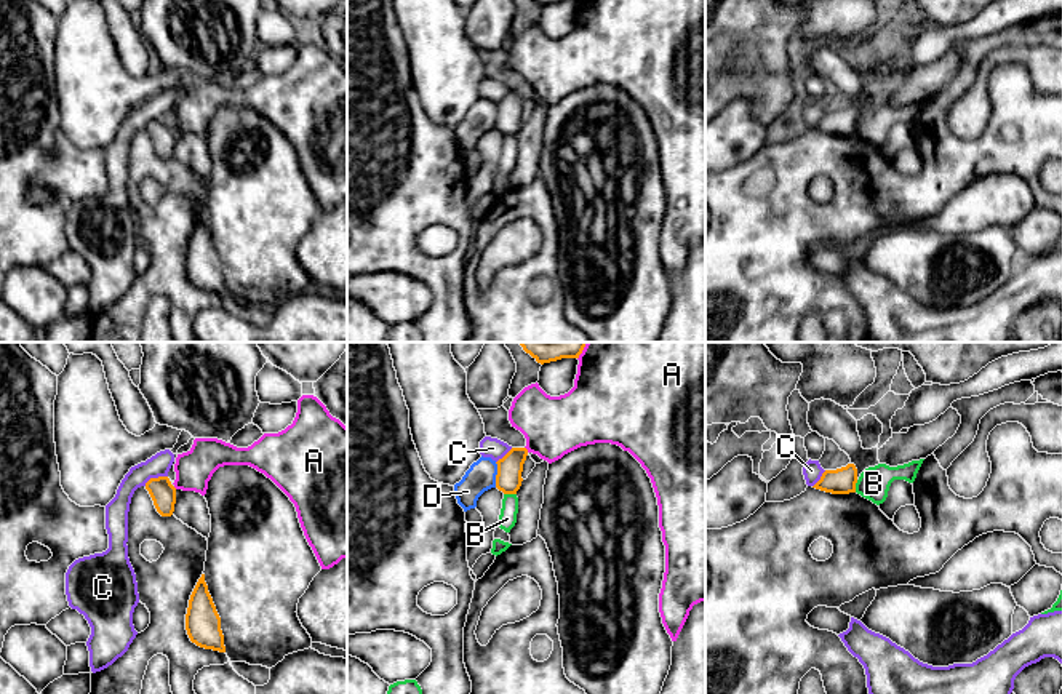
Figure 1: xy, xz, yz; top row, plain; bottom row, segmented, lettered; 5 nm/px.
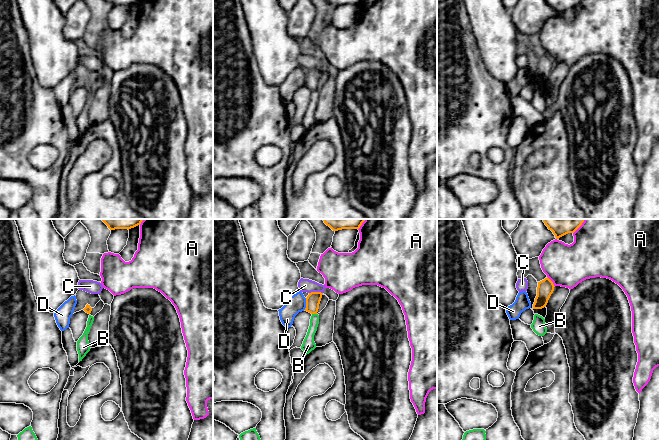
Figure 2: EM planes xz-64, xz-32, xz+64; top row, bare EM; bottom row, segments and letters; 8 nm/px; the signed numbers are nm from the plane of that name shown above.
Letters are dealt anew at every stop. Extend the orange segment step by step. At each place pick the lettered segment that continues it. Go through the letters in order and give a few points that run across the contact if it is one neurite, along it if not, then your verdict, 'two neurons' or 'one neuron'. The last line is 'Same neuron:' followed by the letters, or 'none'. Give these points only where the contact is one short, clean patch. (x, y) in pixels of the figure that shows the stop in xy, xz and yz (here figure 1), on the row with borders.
A: two neurons
B: line xz (504, 493), (515, 494); two neurons
C: line xy (167, 475), (151, 478), (144, 485); two neurons
D: line xz (495, 462), (496, 486); two neurons
Same neuron: none

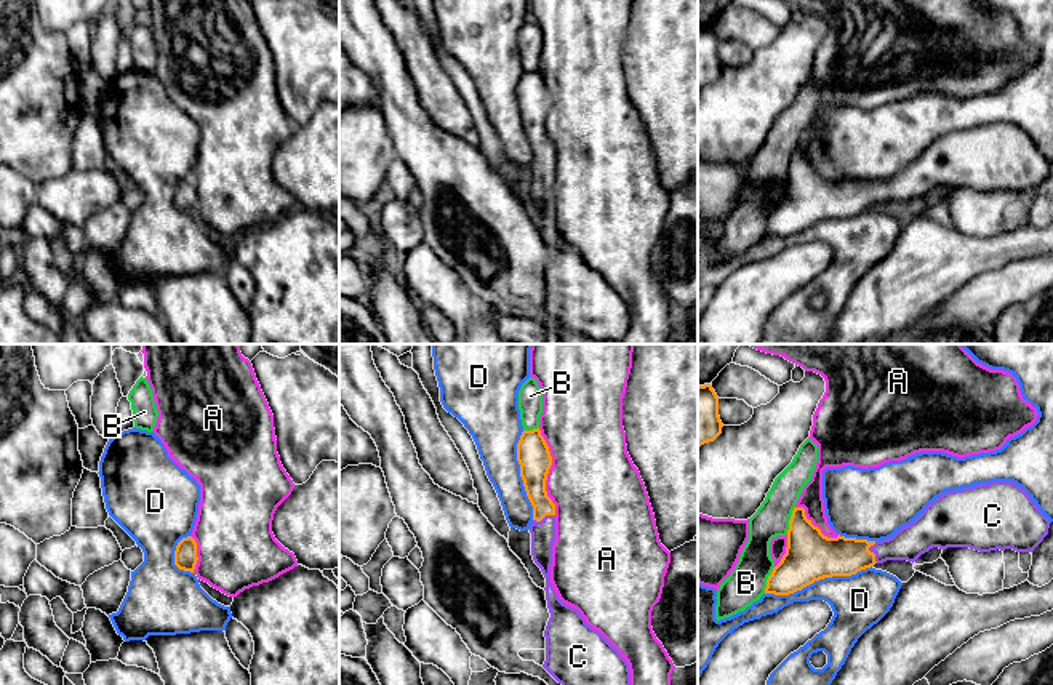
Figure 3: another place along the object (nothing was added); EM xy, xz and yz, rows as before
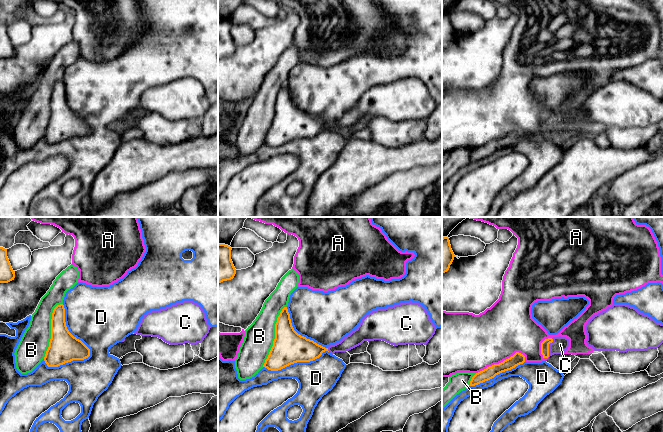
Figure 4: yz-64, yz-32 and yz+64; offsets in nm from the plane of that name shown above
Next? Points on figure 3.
A: two neurons
B: two neurons
C: line yz (823, 557), (872, 552), (903, 546), (919, 536); one neuron
D: two neurons
Same neuron: C

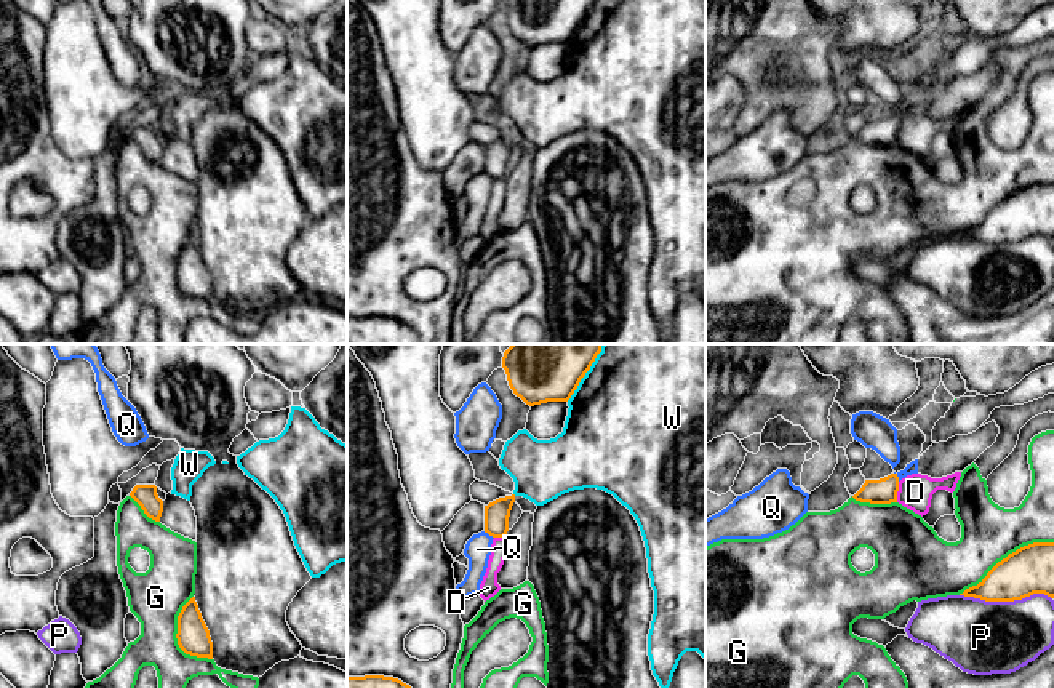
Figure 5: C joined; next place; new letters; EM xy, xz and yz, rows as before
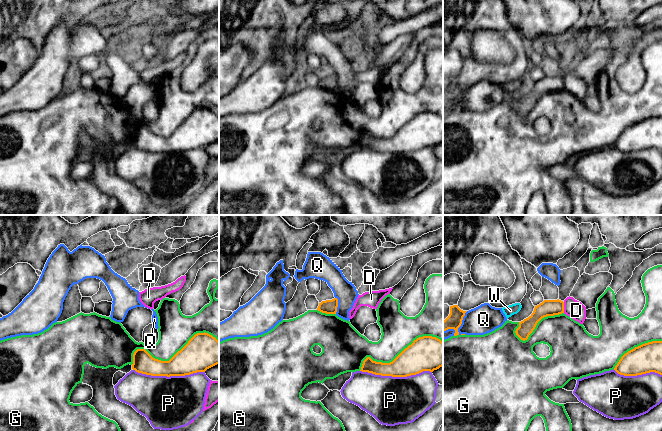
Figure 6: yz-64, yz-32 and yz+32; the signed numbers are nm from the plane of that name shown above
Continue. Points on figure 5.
D: two neurons
G: two neurons
P: two neurons
Q: two neurons
W: two neurons
Same neuron: none

